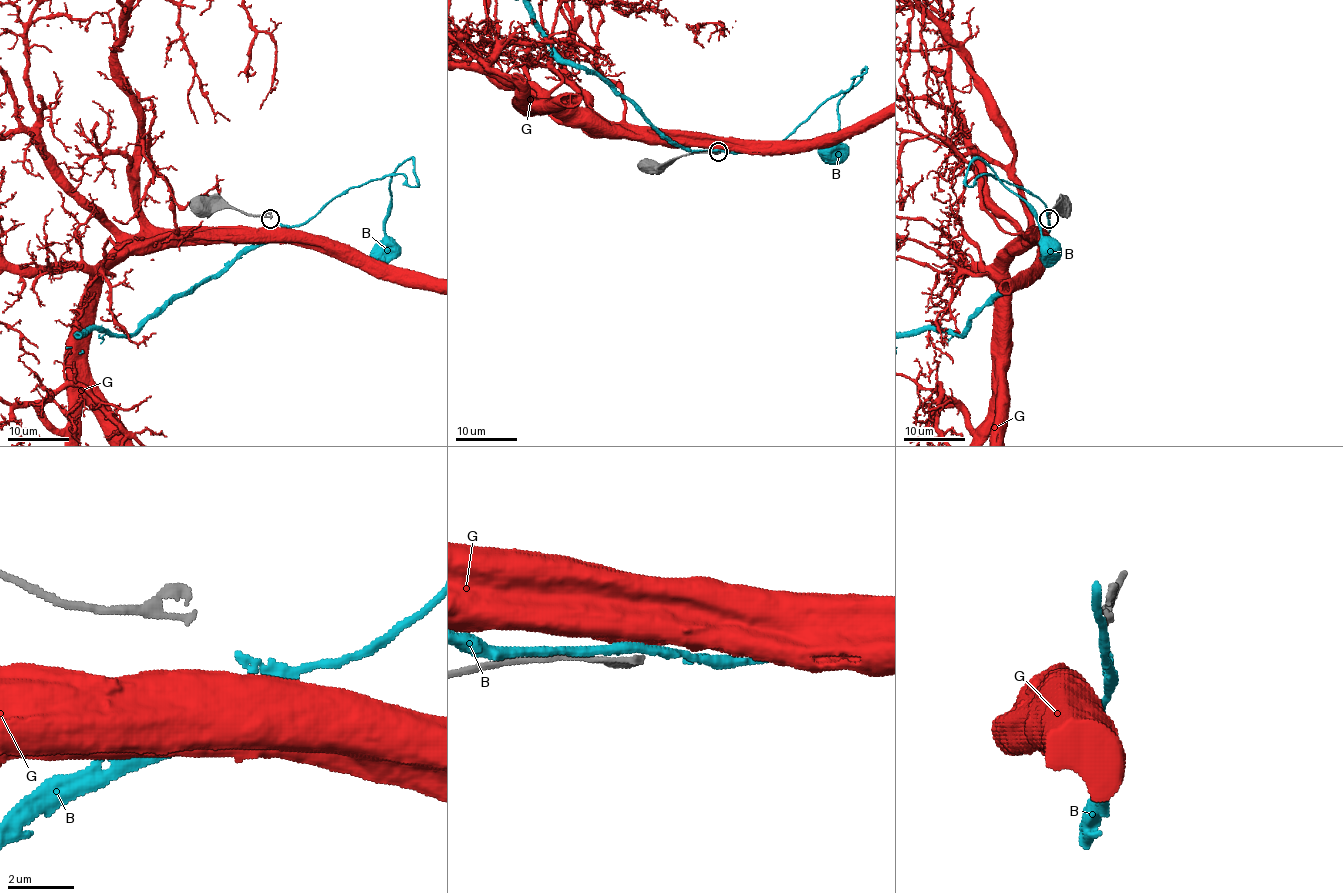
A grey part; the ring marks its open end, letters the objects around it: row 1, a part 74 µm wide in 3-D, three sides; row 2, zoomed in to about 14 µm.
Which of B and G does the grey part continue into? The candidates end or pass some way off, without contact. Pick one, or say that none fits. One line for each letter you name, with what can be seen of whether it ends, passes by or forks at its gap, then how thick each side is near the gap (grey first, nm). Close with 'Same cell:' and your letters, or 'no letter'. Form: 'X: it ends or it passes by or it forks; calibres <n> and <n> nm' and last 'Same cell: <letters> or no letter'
Same cell: no letter

